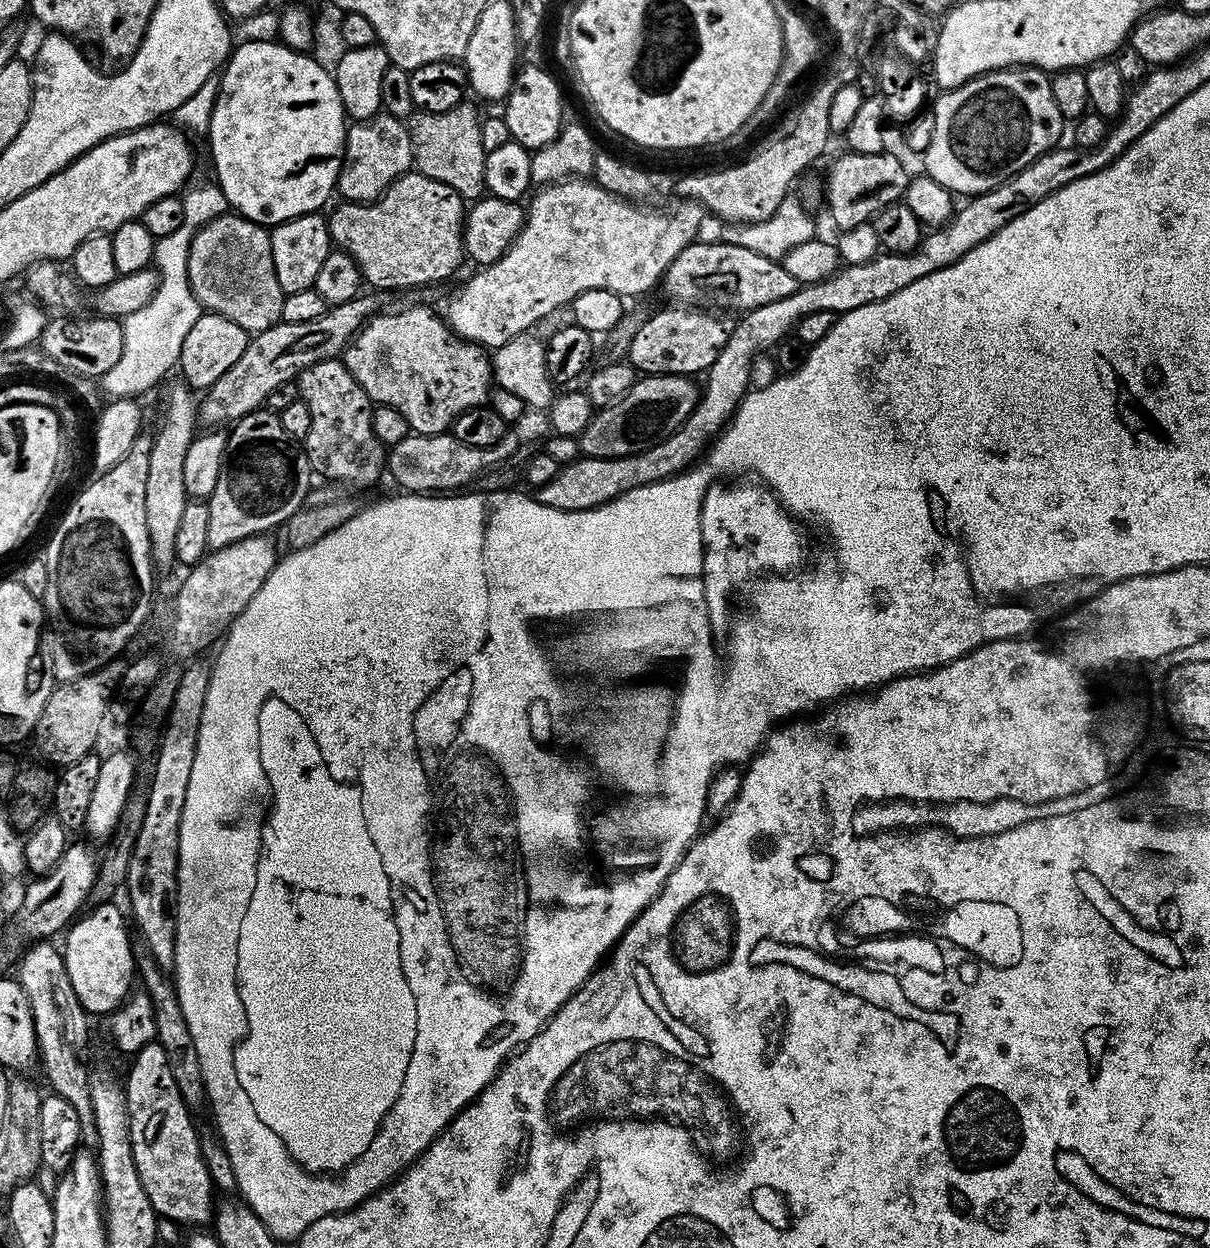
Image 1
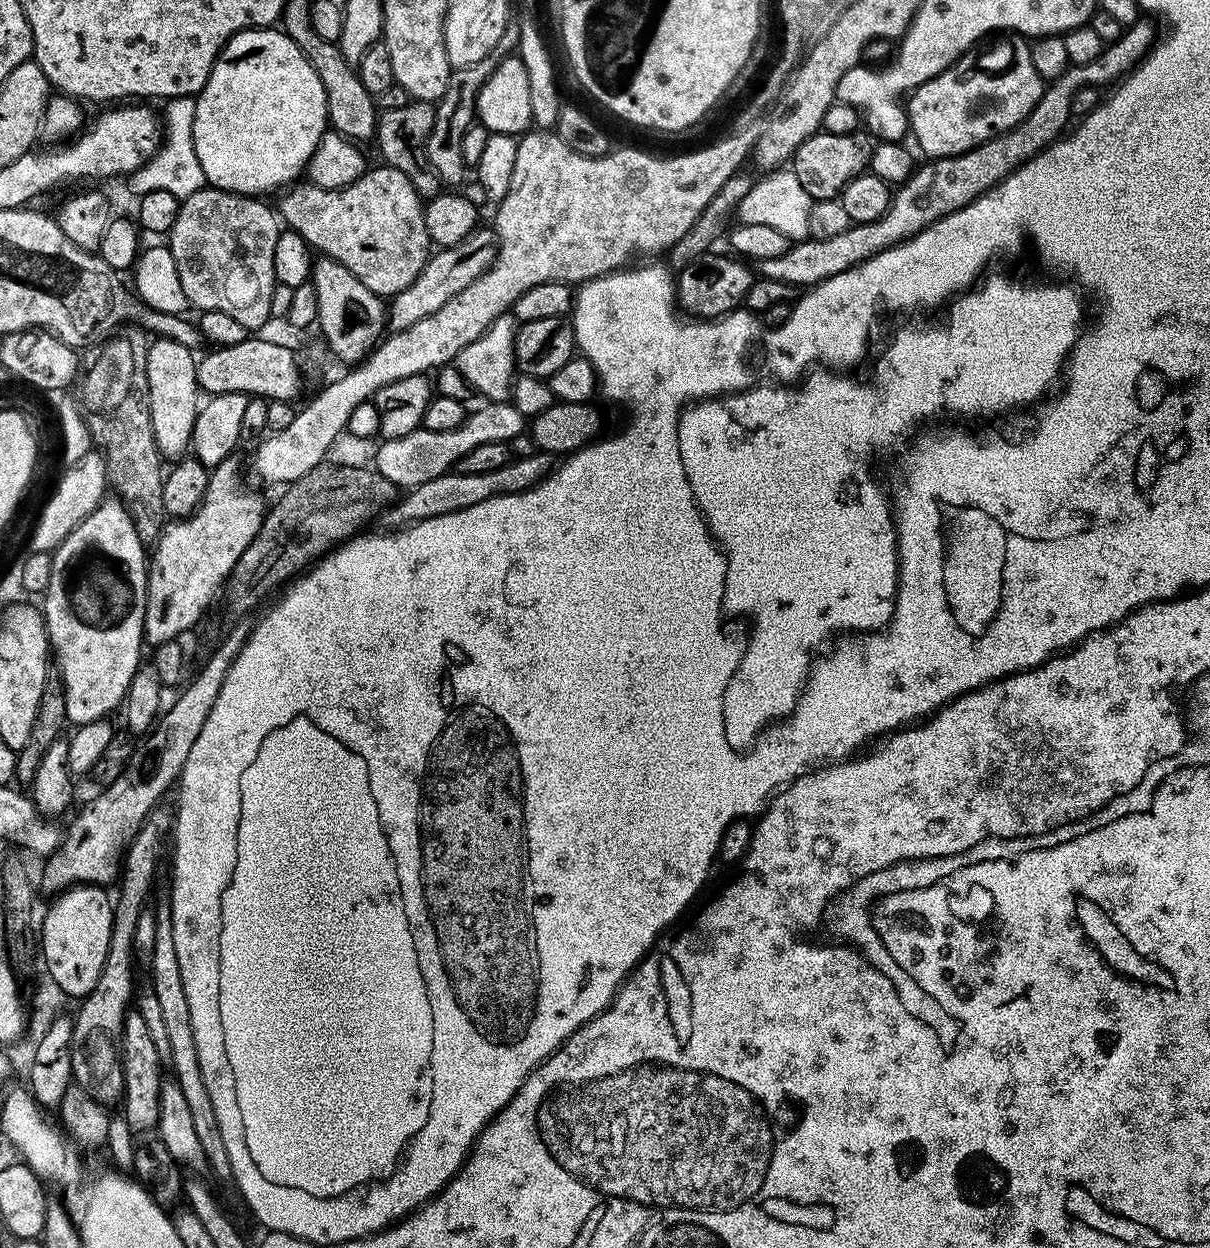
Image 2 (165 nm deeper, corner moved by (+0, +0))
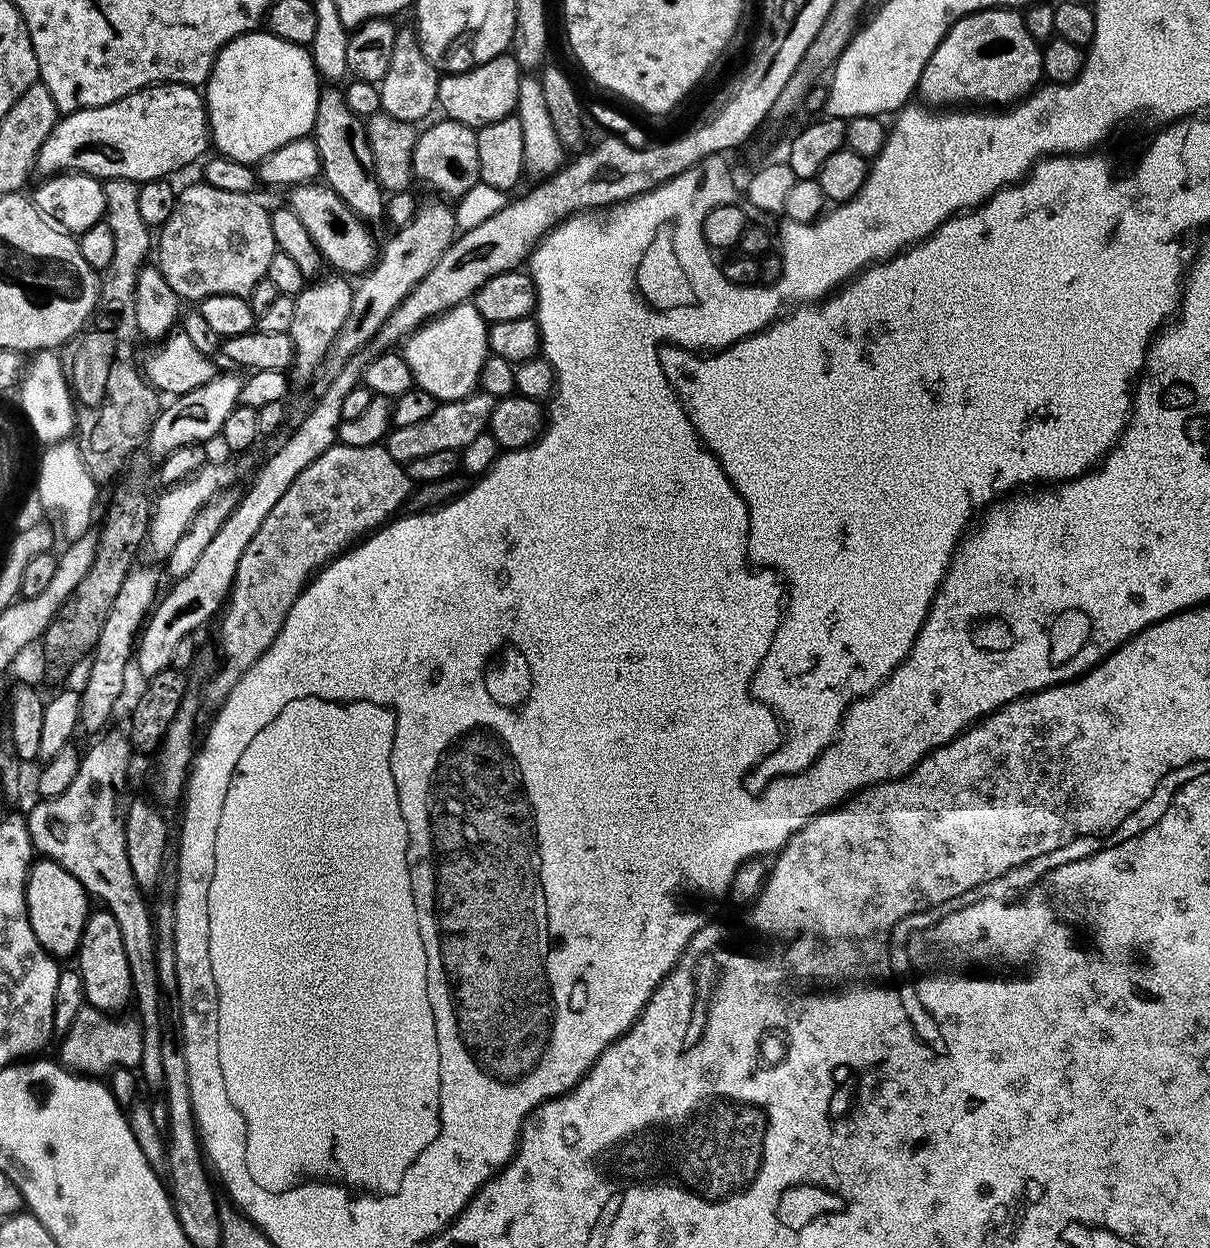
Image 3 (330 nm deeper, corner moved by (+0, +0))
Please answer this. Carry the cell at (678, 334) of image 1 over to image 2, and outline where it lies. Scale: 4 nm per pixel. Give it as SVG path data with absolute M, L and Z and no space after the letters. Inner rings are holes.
M713 250L694 258L694 262L679 269L678 277L675 279L676 298L679 307L689 317L715 320L718 316L727 316L729 312L739 309L744 304L750 286L758 278L757 273L752 273L751 263L735 255L727 255L723 256L720 250Z

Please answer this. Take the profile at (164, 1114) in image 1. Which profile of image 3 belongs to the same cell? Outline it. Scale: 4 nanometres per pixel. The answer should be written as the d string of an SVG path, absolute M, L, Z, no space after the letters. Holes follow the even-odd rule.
M107 910L89 911L88 921L82 930L80 945L76 947L74 957L74 968L80 973L82 986L84 987L84 998L87 1007L97 1008L109 1014L120 1014L124 1008L133 1003L132 979L130 978L130 962L126 962L126 945L122 943L122 930L118 926L114 913Z

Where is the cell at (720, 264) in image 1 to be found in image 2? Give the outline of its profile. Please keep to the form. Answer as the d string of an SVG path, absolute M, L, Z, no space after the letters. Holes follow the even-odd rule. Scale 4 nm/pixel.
M1148 18L1137 19L1136 23L1121 36L1111 41L1094 62L1070 66L1059 78L1051 81L1045 87L1042 98L1036 103L1034 110L1030 110L1030 114L1026 114L1026 118L1022 118L1018 126L1014 126L1008 132L1001 132L999 136L992 137L985 144L979 144L977 148L971 148L970 151L957 156L925 159L923 161L925 164L921 168L919 165L912 175L893 191L888 209L877 220L865 224L852 224L835 238L825 240L807 238L793 243L786 254L763 261L763 279L777 280L793 286L821 284L826 278L842 274L882 250L893 248L895 244L903 244L910 237L917 236L924 228L938 222L946 214L966 207L979 196L989 192L995 184L1001 184L1025 160L1033 160L1041 150L1047 148L1049 144L1056 143L1065 135L1069 127L1068 120L1071 121L1074 116L1071 112L1071 103L1078 90L1088 85L1105 86L1104 84L1119 82L1148 55L1148 51L1158 39L1158 31L1156 32L1155 26L1150 21L1144 19Z

